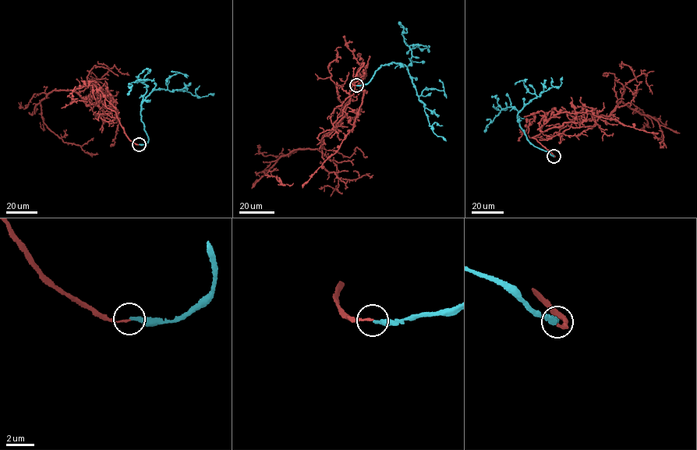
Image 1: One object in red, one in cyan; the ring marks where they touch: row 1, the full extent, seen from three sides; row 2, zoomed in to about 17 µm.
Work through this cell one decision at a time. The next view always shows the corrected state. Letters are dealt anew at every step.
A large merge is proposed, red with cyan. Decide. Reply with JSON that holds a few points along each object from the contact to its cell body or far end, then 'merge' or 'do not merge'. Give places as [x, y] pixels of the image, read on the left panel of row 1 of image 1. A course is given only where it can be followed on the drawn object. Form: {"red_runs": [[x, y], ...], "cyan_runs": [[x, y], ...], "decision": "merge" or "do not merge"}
{"red_runs": [[139, 144], [104, 104], [86, 105], [72, 90], [47, 93], [40, 101], [44, 123], [93, 154], [86, 151]], "cyan_runs": [[139, 144], [147, 143], [140, 116], [141, 104], [153, 90], [175, 90], [200, 97], [214, 93]], "decision": "merge"}

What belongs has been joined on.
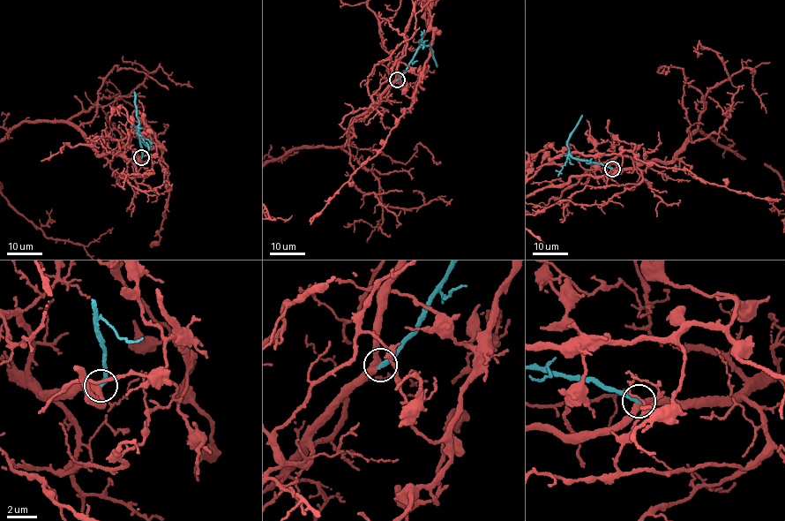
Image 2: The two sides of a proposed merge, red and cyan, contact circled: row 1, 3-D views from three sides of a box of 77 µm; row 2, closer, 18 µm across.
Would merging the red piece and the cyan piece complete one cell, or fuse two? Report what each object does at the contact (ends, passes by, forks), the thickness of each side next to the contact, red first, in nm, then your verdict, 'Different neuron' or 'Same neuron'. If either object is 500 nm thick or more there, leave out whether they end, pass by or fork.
At the ring red passes by. At the ring cyan ends. Thickness 440 nm (red) against 360 nm. Same neuron

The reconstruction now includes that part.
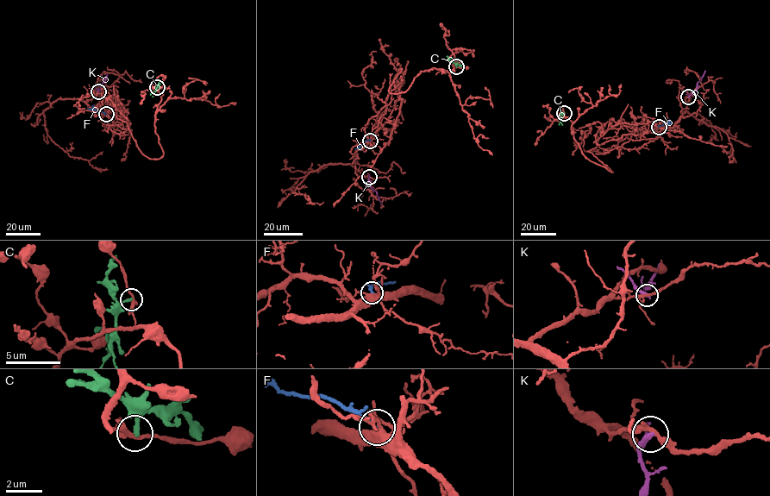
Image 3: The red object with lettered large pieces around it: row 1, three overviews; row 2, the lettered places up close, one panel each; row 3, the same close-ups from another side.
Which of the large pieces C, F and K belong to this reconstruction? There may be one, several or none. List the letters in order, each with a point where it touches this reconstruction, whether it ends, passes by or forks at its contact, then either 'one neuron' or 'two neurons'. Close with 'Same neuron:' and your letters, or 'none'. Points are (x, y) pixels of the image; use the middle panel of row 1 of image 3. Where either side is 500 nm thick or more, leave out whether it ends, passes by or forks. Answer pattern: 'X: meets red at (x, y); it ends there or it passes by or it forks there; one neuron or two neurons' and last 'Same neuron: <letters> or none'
C: meets red at (456, 66); it ends there; two neurons
F: meets red at (370, 141); it ends there; two neurons
K: meets red at (369, 177); it ends there; two neurons
Same neuron: none

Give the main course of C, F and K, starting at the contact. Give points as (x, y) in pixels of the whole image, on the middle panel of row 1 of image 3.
C: (456, 67), (448, 59), (451, 57)
F: (370, 140), (355, 149)
K: (369, 177), (369, 185), (375, 190), (381, 204)

